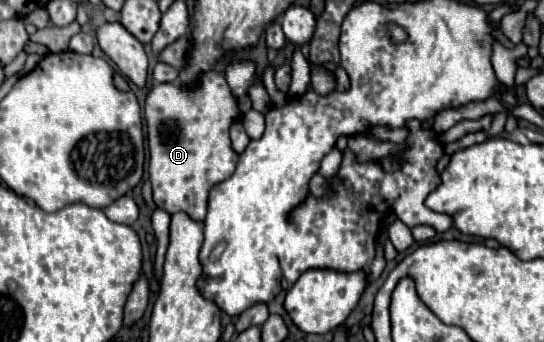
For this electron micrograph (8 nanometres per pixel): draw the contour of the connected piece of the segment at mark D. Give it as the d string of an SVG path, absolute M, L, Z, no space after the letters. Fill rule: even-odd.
M216 71L202 73L200 83L192 89L174 83L158 83L150 89L144 117L150 149L148 175L156 207L168 213L184 211L194 221L204 221L210 189L228 179L238 163L228 133L238 115L236 99L228 89L226 79Z

